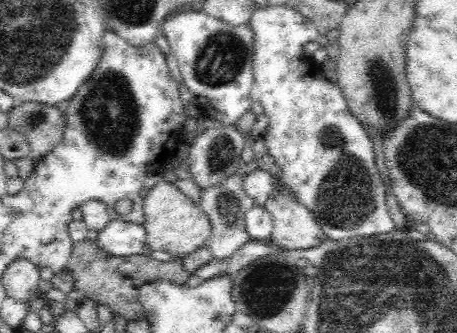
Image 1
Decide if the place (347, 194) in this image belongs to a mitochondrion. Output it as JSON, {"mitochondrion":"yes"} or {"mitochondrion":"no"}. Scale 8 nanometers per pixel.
{"mitochondrion":"yes"}

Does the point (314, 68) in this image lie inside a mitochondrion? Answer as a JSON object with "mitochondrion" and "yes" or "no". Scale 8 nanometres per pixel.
{"mitochondrion":"no"}

